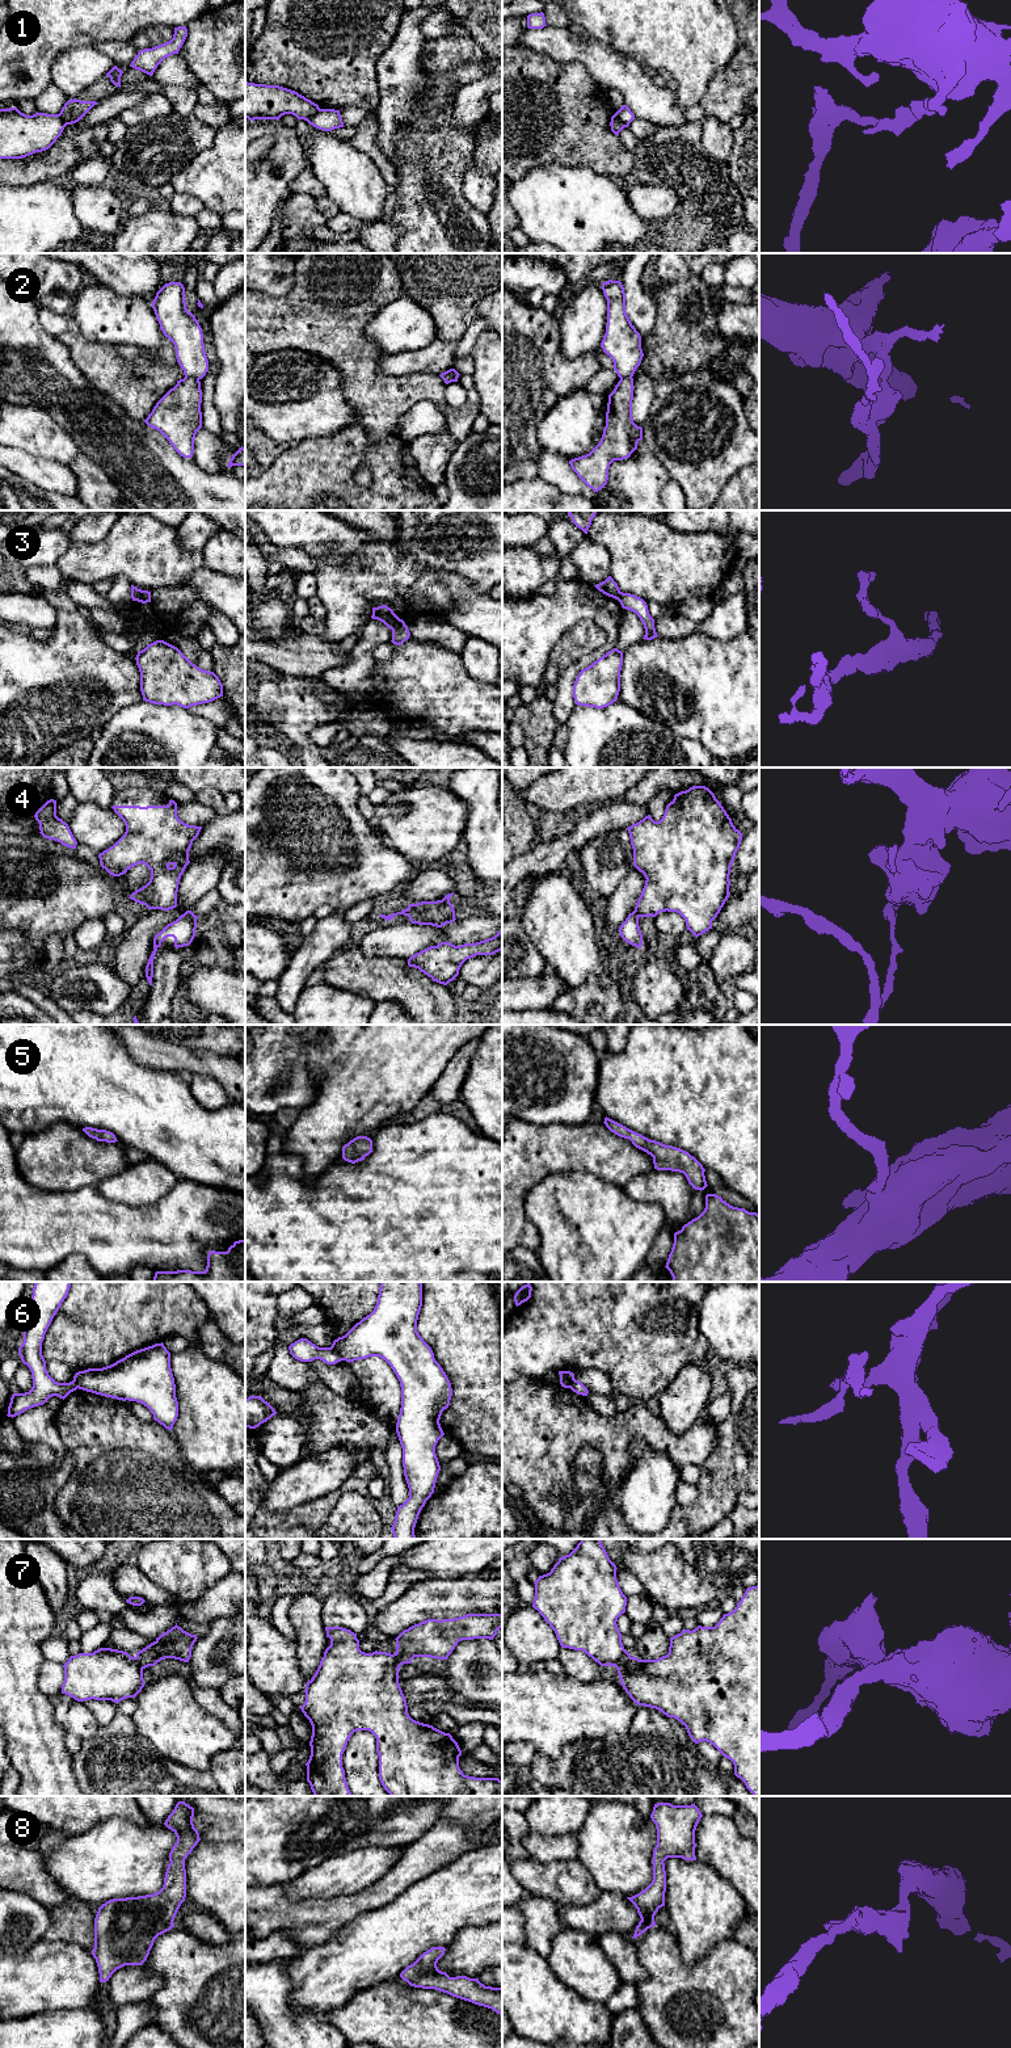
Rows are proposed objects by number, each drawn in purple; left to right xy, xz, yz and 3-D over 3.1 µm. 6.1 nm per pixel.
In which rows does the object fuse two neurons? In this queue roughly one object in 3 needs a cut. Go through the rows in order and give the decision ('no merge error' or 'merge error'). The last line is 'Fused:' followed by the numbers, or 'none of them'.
1: merge error
2: merge error
3: merge error
4: merge error
5: no merge error
6: merge error
7: merge error
8: no merge error
Fused: 1, 2, 3, 4, 6, 7

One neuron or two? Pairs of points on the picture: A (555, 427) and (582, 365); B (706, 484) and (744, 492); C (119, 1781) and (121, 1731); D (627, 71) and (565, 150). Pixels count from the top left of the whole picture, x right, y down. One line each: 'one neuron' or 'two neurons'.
A: two neurons
B: two neurons
C: one neuron
D: two neurons

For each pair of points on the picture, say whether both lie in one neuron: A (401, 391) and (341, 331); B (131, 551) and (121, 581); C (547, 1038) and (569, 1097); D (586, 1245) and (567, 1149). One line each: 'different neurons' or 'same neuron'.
A: same neuron
B: different neurons
C: same neuron
D: different neurons

